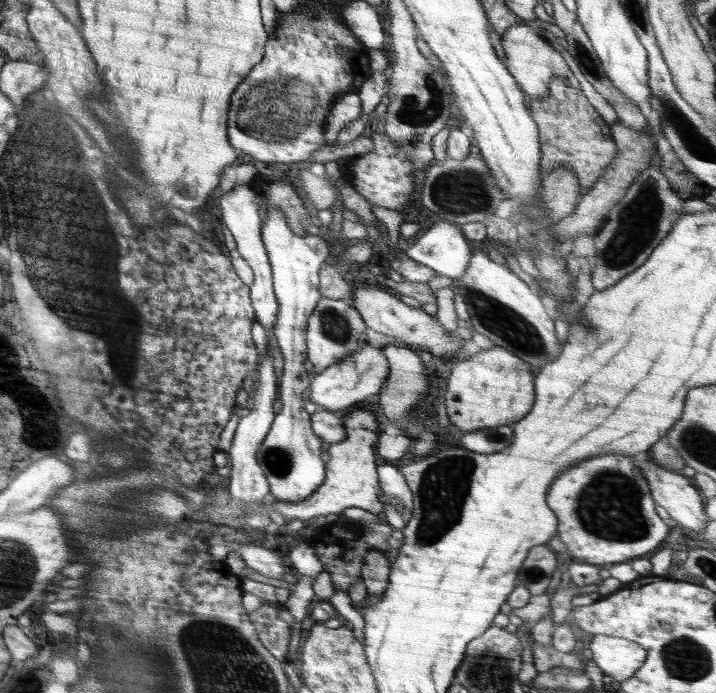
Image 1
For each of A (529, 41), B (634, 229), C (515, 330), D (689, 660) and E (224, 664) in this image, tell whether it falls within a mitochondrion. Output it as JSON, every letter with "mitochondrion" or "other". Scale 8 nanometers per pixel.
{"A":"other","B":"mitochondrion","C":"mitochondrion","D":"mitochondrion","E":"mitochondrion"}

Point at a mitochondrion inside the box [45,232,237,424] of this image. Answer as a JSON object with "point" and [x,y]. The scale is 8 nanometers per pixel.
{"point":[123,349]}

